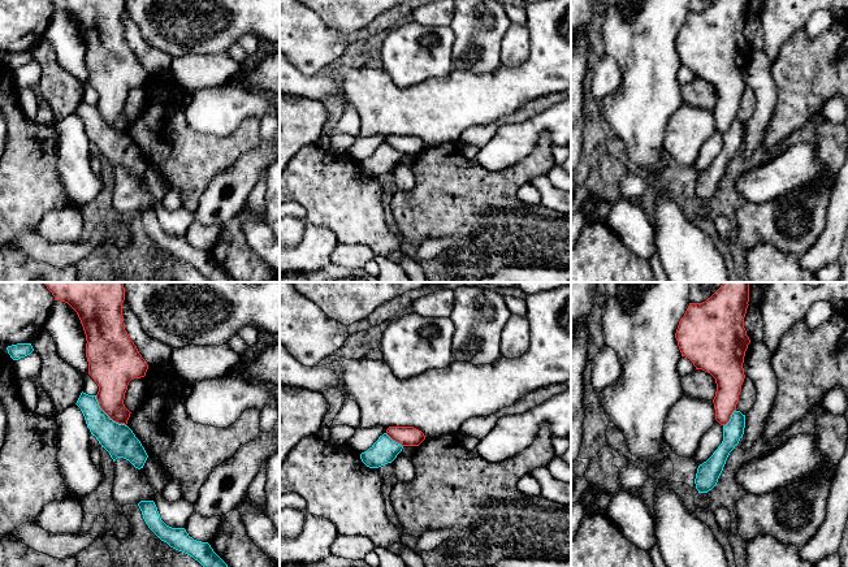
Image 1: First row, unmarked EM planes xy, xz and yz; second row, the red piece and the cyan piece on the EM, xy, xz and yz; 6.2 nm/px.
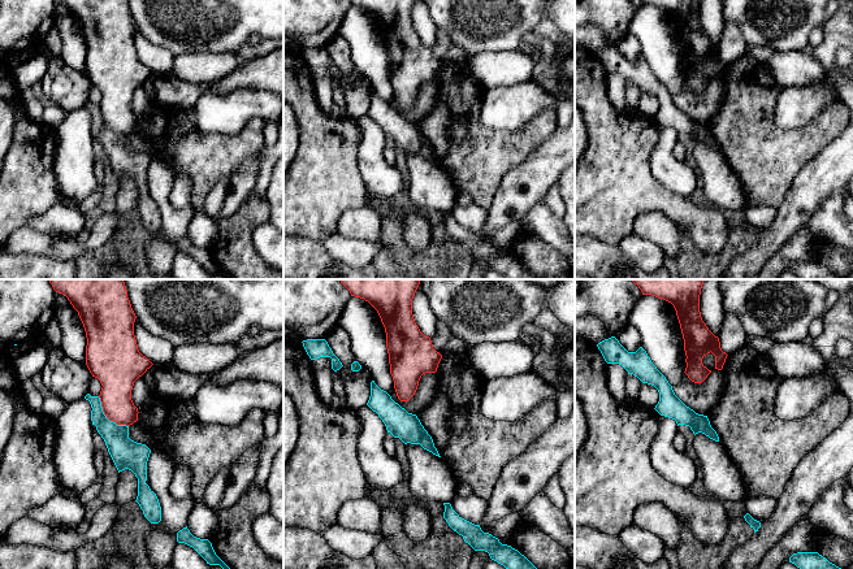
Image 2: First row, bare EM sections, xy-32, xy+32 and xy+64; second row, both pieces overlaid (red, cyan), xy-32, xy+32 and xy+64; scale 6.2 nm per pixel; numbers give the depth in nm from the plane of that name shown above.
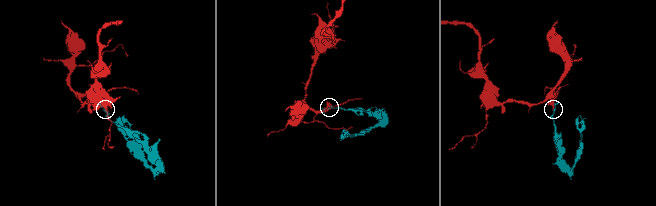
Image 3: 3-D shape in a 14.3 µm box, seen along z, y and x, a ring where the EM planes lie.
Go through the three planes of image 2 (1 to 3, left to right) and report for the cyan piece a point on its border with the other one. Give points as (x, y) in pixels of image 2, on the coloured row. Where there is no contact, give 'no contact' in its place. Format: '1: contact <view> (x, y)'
1: contact xy-32 (107, 417)
2: no contact
3: no contact

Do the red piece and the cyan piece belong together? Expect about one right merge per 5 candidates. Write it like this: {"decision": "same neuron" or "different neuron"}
{"decision": "different neuron"}

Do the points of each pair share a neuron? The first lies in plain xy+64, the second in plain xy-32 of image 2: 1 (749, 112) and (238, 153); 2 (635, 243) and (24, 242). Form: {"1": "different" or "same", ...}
{"1": "same", "2": "same"}

